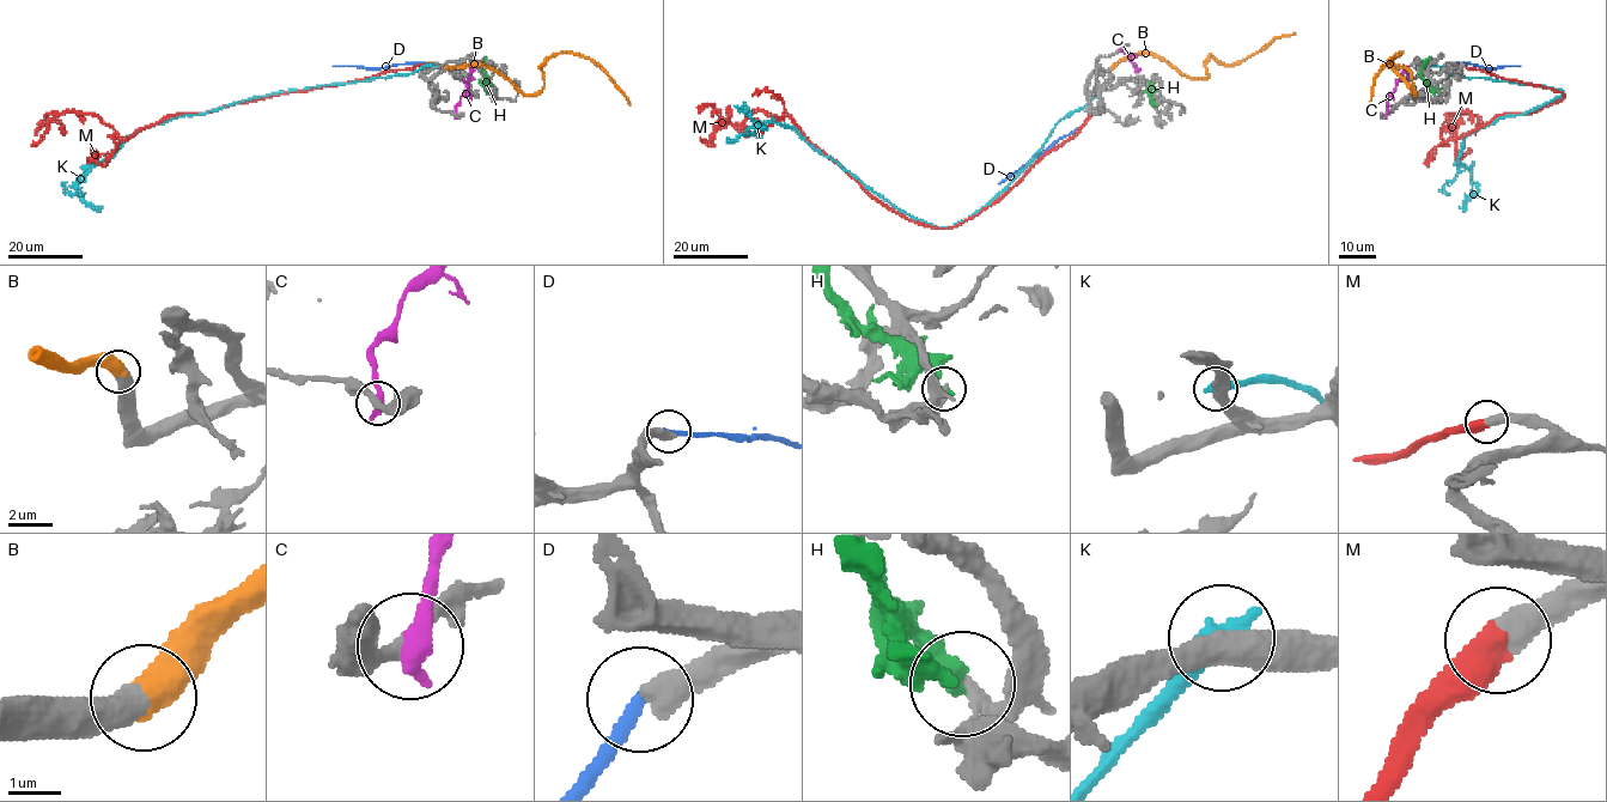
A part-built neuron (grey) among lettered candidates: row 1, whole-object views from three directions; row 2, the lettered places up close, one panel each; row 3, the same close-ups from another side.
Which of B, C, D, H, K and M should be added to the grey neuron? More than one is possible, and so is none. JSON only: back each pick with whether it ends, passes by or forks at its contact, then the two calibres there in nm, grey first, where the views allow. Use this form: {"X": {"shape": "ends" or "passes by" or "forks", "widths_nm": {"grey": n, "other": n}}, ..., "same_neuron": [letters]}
{"B": {"shape": "ends", "widths_nm": {"grey": 550, "other": 600}}, "M": {"shape": "ends", "widths_nm": {"grey": 480, "other": 550}}, "same_neuron": ["B", "M"]}

